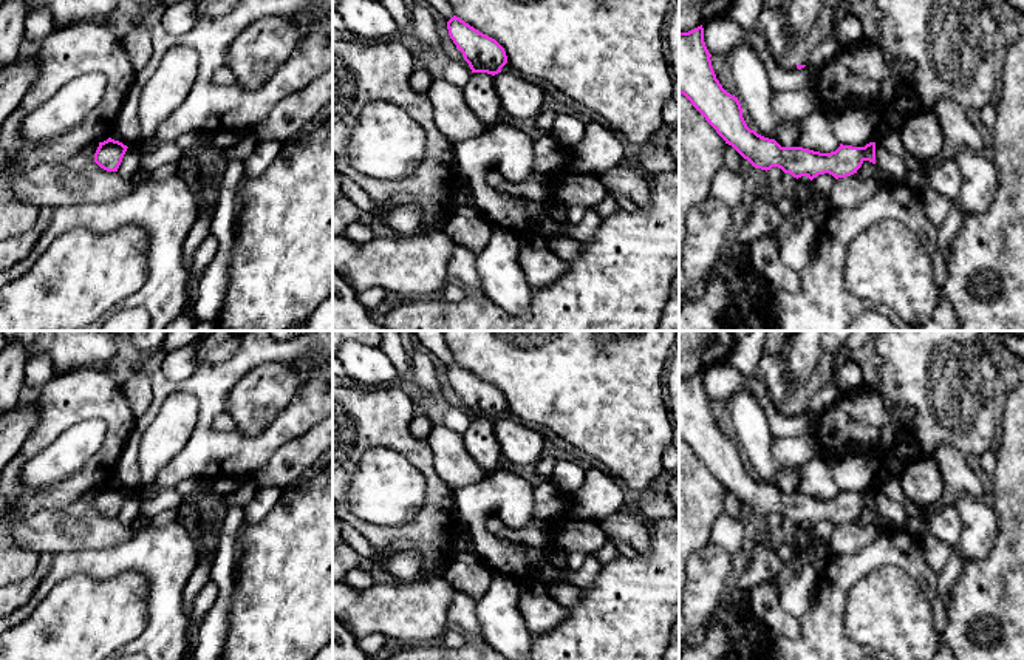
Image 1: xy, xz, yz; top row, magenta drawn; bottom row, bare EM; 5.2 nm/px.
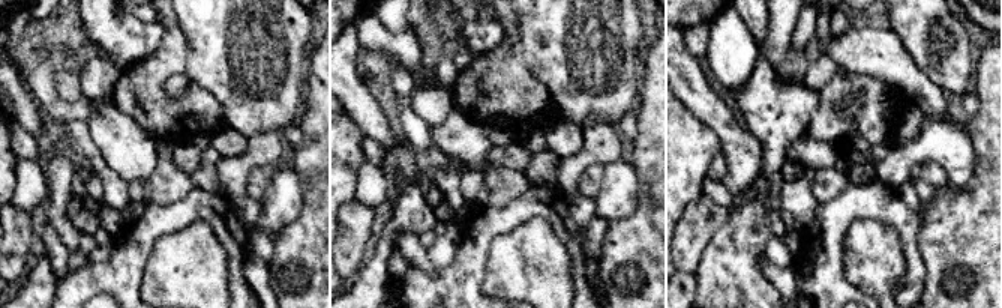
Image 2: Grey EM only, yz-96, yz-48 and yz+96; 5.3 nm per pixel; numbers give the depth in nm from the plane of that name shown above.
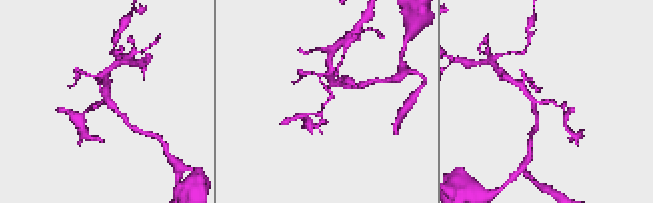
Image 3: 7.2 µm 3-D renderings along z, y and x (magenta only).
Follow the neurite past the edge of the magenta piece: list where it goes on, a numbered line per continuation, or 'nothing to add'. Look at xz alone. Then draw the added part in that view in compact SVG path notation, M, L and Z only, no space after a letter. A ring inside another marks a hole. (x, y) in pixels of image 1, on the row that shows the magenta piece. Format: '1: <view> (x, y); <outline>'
nothing to add

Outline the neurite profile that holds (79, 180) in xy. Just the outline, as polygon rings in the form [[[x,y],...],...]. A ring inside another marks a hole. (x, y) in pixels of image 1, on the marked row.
[[[88,145],[65,162],[39,164],[15,175],[11,184],[15,199],[57,209],[124,198],[135,185],[118,172],[107,172],[94,162],[97,147]]]

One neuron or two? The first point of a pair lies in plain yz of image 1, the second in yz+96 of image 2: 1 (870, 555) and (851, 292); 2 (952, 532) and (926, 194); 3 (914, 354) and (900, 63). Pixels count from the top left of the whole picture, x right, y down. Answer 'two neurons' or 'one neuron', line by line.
1: one neuron
2: two neurons
3: two neurons

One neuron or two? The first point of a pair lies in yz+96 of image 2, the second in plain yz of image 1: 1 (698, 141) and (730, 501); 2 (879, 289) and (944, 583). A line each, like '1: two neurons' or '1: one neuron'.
1: two neurons
2: two neurons

